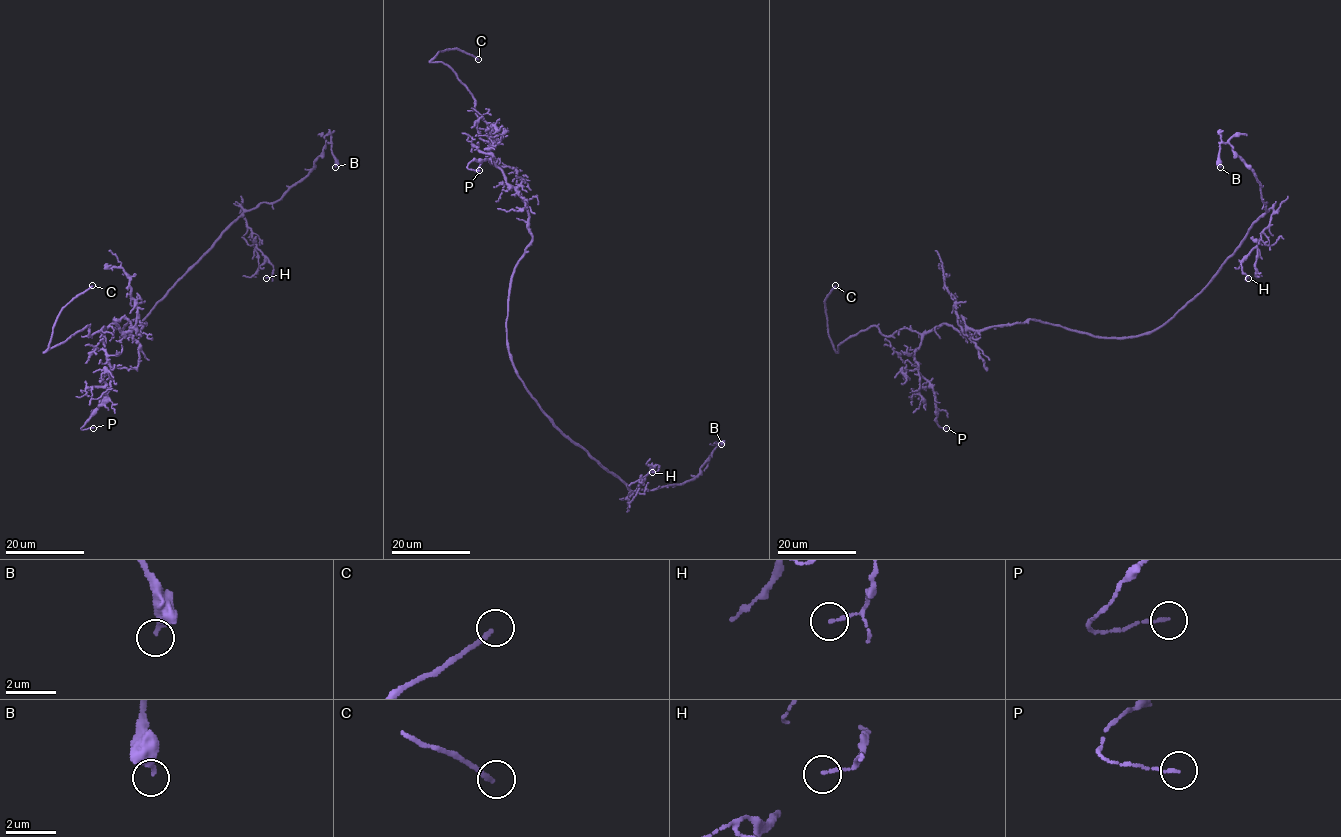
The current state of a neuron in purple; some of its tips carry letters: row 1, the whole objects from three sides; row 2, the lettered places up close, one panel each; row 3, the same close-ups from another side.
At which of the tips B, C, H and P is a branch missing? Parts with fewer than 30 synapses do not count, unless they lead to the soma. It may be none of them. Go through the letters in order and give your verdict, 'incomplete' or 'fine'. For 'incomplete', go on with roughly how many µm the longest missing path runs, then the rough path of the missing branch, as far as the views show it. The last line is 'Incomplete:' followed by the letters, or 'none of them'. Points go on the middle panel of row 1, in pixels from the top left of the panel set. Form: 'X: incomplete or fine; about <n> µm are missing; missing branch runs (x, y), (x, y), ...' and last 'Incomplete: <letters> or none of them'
B: fine
C: incomplete; about 15 µm are missing
H: fine
P: fine
Incomplete: C

